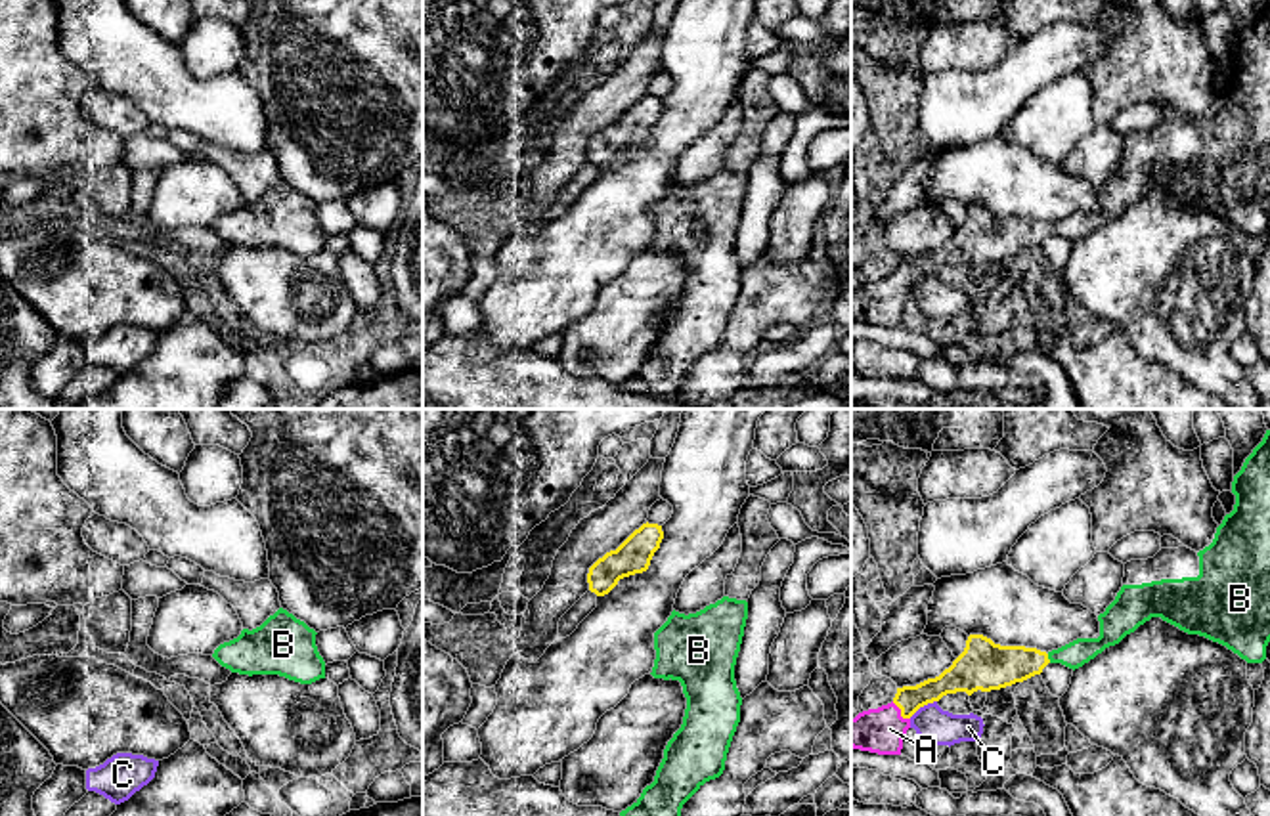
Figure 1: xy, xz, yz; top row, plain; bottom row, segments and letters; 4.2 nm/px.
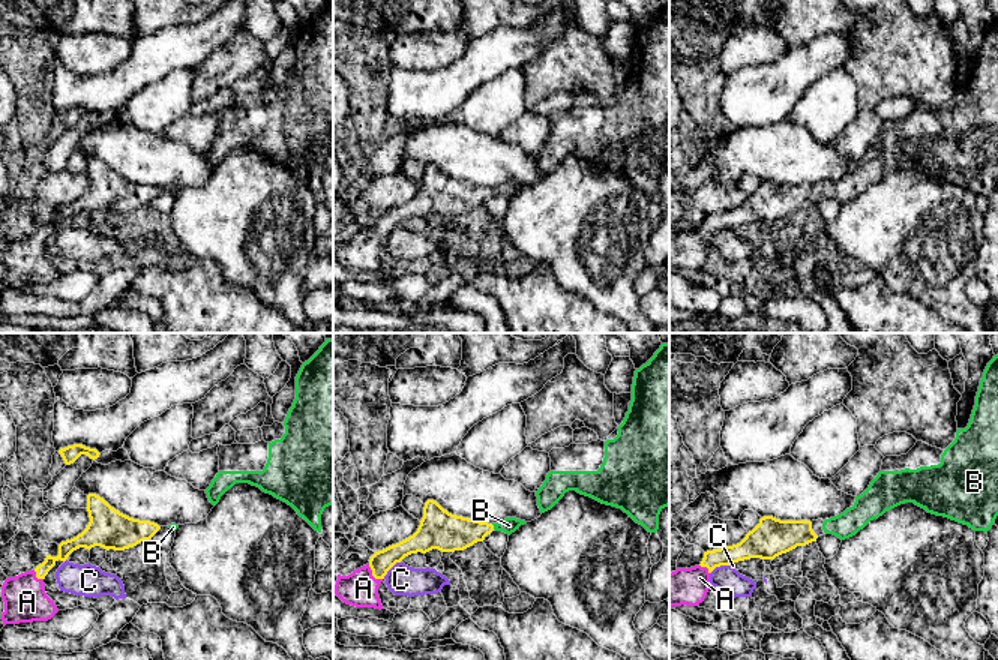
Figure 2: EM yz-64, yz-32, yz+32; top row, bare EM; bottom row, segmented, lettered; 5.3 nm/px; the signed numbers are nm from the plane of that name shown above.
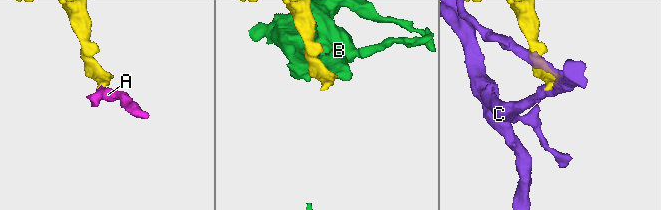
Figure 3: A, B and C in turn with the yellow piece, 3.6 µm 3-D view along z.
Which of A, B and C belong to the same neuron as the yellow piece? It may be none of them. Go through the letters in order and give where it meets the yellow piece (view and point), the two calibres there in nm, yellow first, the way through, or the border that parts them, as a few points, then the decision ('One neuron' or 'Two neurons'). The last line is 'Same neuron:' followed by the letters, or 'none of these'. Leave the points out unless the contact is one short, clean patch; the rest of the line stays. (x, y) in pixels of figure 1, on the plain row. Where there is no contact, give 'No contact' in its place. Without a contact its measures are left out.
A: Touches yellow at yz (901, 285). Thickness 110 nm (yellow) against 190 nm. Path across: yz (909, 272), (901, 285), (880, 302). One neuron
B: Touches yellow at yz (1047, 230). Thickness 200 nm (yellow) against 110 nm. One neuron
C: Touches yellow at yz (922, 278). Thickness 170 nm (yellow) against 160 nm. Boundary: yz (936, 272), (920, 278), (909, 289). Two neurons
Same neuron: A, B

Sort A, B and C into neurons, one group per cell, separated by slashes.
A B / C

